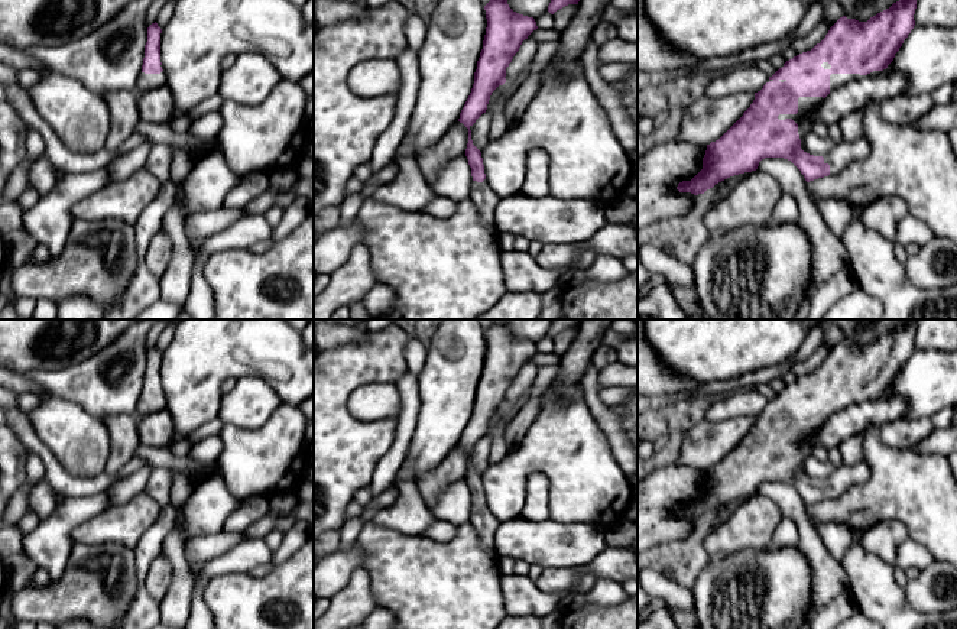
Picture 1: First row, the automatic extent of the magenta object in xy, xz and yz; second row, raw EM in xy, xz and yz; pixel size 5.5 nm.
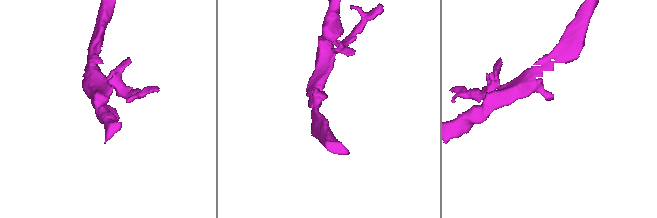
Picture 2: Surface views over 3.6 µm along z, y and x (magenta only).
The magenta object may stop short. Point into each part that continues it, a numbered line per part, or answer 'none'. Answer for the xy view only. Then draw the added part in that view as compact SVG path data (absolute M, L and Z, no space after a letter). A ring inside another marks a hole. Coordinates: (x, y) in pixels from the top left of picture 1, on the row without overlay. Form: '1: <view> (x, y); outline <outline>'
1: xy (145, 407); outline M163 389L160 390L163 393ZM165 393L160 398L145 398L140 395L133 415L136 419L140 419L150 414L166 409L166 405L168 405L168 401L166 401Z

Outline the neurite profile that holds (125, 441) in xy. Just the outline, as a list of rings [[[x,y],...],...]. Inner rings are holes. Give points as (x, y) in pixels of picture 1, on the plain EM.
[[[117,415],[110,416],[104,424],[110,434],[110,455],[104,471],[116,476],[134,457],[142,444],[137,434],[137,419],[134,415]]]

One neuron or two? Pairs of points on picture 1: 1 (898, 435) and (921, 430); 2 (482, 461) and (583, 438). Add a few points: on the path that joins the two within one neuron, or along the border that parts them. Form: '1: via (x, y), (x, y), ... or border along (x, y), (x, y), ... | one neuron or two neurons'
1: via (904, 434), (915, 430) | one neuron
2: border along (490, 464), (480, 475) | two neurons

